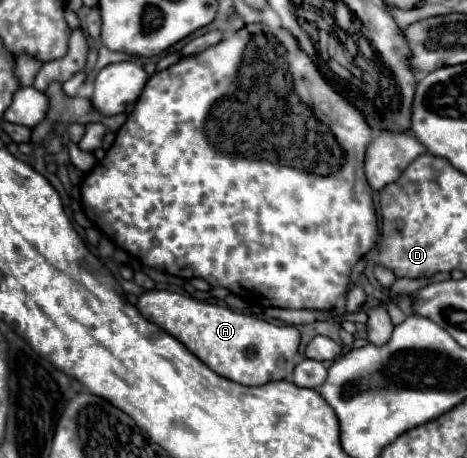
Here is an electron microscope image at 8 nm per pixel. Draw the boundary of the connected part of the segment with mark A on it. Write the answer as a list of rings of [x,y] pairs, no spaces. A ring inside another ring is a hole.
[[[169,290],[143,292],[137,300],[137,308],[149,322],[183,342],[213,372],[233,382],[261,386],[271,380],[283,380],[297,364],[299,332],[292,325],[277,326],[256,315]]]

